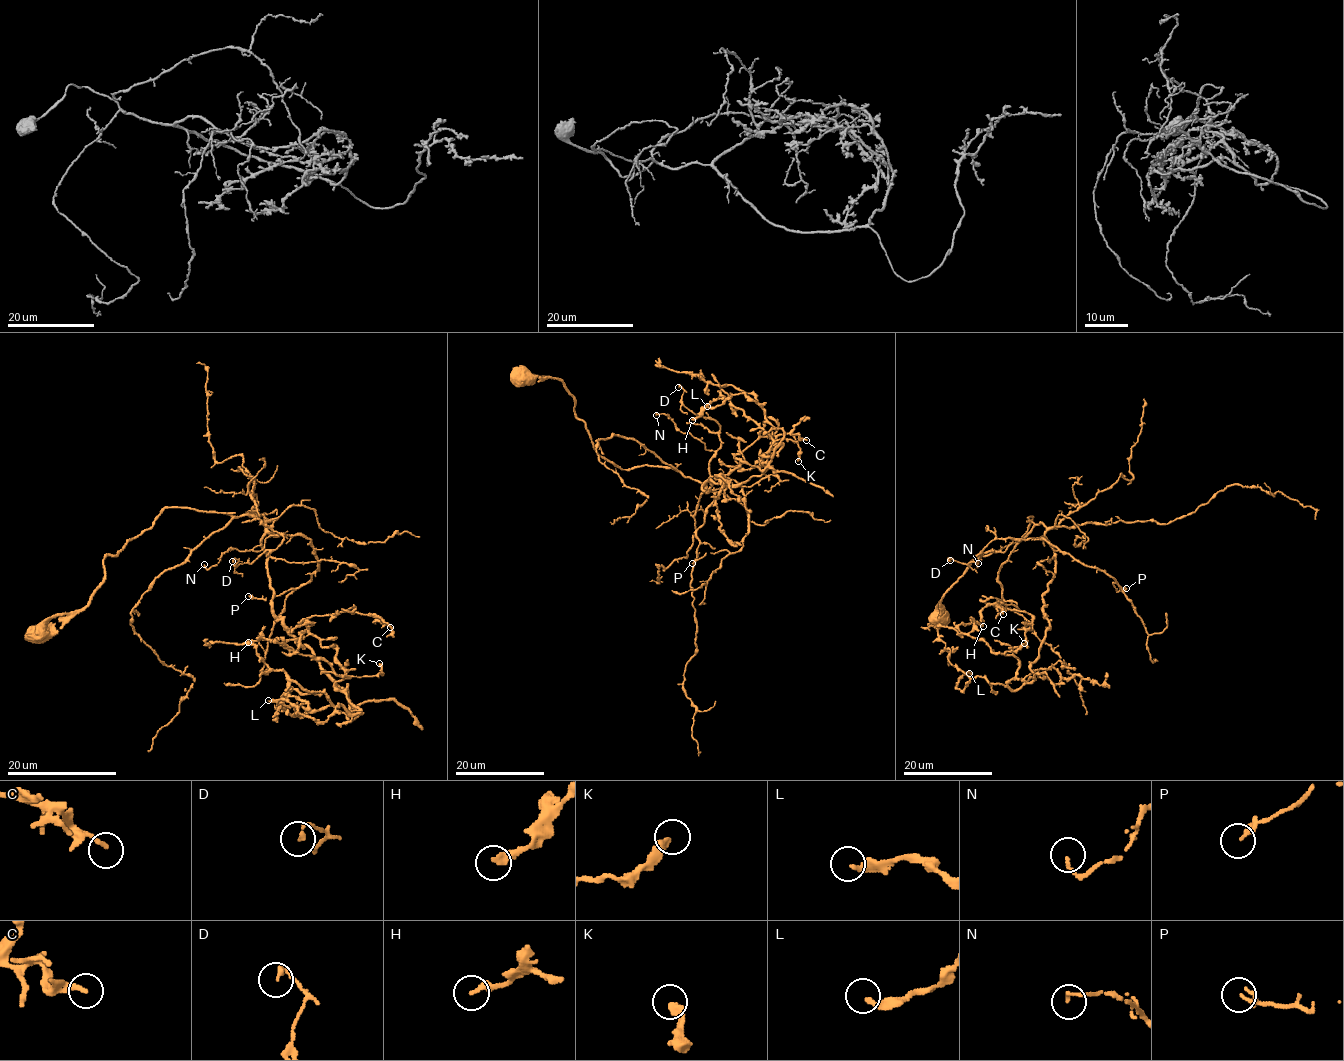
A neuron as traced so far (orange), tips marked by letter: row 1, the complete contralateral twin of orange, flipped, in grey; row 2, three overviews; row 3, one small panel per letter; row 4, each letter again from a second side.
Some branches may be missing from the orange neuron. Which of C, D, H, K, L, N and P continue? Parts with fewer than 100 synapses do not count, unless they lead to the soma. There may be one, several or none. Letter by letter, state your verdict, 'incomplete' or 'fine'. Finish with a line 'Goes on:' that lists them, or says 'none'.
C: fine
D: fine
H: fine
K: fine
L: fine
N: fine
P: fine
Goes on: none

